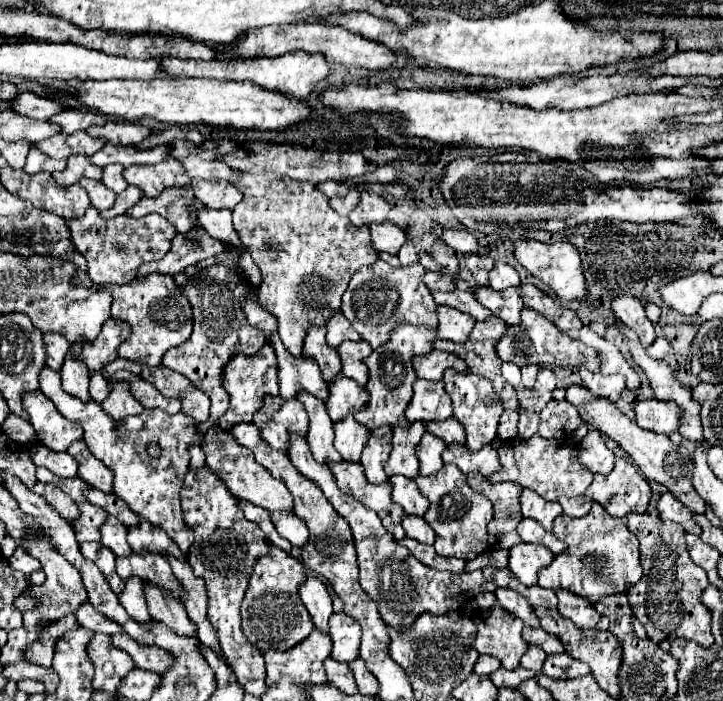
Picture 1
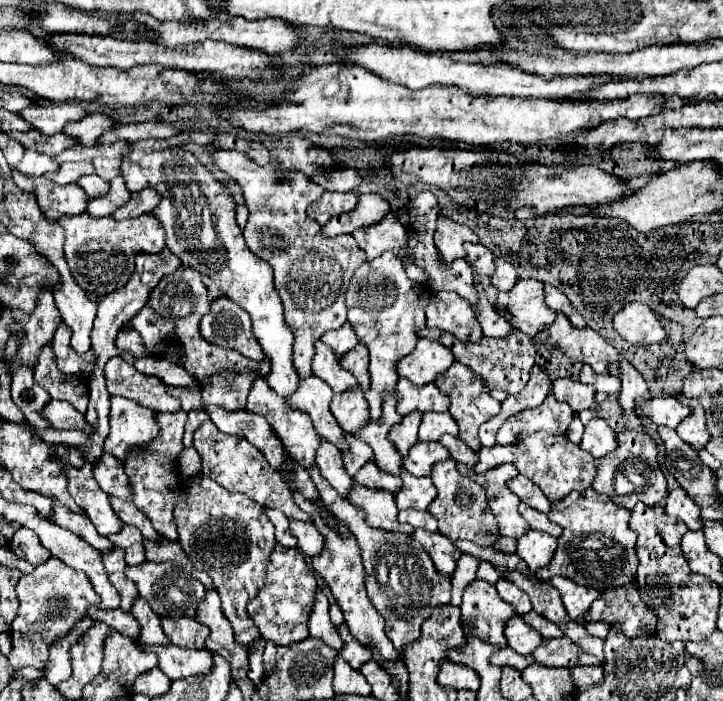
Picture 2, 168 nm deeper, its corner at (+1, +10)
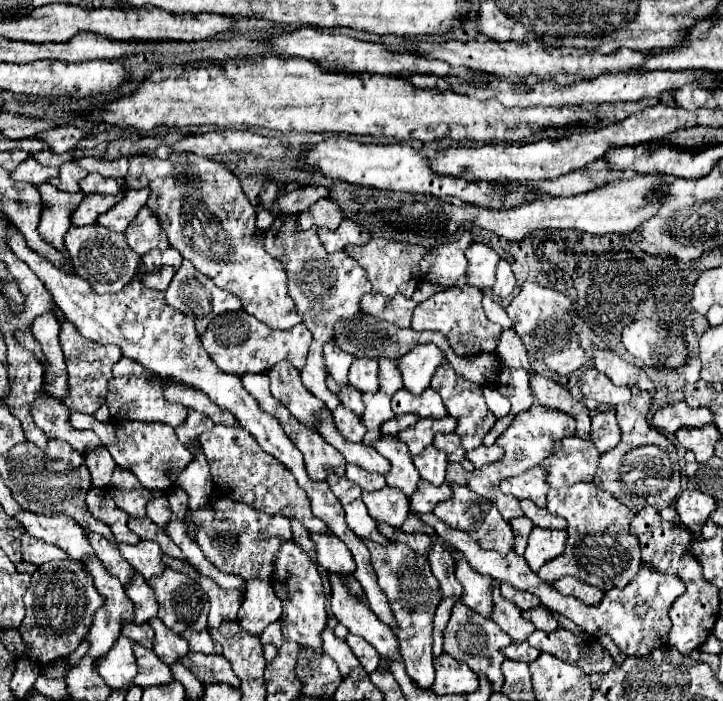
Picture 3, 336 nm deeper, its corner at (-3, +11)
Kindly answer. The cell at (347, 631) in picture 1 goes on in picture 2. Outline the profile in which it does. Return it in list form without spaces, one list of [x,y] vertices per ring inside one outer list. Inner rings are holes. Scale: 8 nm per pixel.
[[[346,623],[338,627],[338,633],[340,633],[342,641],[344,641],[344,649],[340,651],[340,655],[358,671],[360,665],[364,665],[364,663],[368,663],[372,659],[370,649],[364,647],[360,641],[356,641],[356,637],[352,637],[352,633],[350,633]]]

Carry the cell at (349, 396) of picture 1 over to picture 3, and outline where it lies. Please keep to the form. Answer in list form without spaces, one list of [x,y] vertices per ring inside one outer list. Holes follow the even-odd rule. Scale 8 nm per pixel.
[[[342,404],[332,412],[334,422],[338,426],[338,430],[342,432],[342,436],[350,442],[362,442],[364,438],[364,422],[360,416],[356,416],[354,412],[350,412],[348,408],[344,408]]]

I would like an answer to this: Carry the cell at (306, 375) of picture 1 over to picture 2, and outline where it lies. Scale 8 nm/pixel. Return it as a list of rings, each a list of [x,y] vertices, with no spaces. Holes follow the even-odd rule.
[[[312,375],[300,381],[300,387],[288,399],[288,405],[292,409],[310,415],[318,435],[342,451],[348,449],[348,441],[344,441],[344,431],[340,429],[340,425],[336,425],[336,419],[330,413],[330,399],[332,399],[332,389],[328,389],[324,381]]]

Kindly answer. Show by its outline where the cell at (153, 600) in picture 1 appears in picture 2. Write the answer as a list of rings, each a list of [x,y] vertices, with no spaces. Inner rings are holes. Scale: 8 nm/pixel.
[[[162,619],[162,627],[174,645],[182,645],[184,649],[204,649],[208,627],[204,627],[196,619]]]

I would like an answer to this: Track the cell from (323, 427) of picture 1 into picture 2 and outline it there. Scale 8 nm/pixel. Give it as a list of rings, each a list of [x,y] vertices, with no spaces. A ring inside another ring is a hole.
[[[322,441],[320,449],[316,451],[316,467],[320,469],[322,477],[328,479],[328,483],[344,497],[348,499],[354,481],[346,475],[344,463],[342,463],[342,453],[336,449],[332,443]]]

